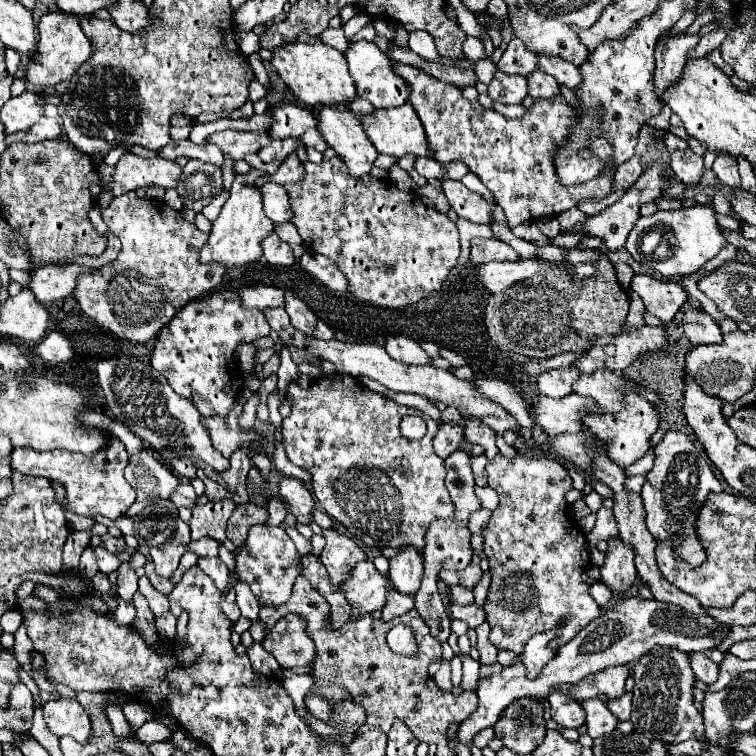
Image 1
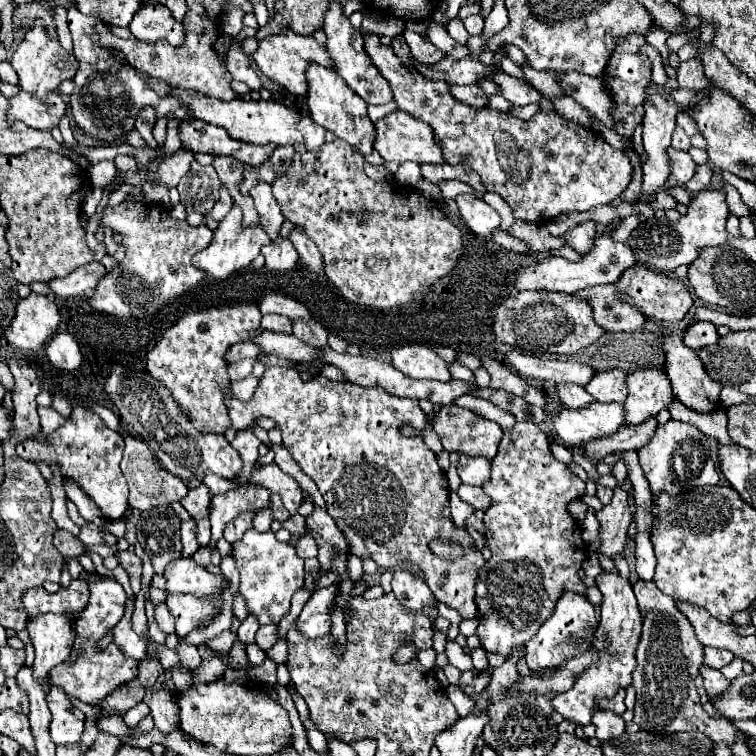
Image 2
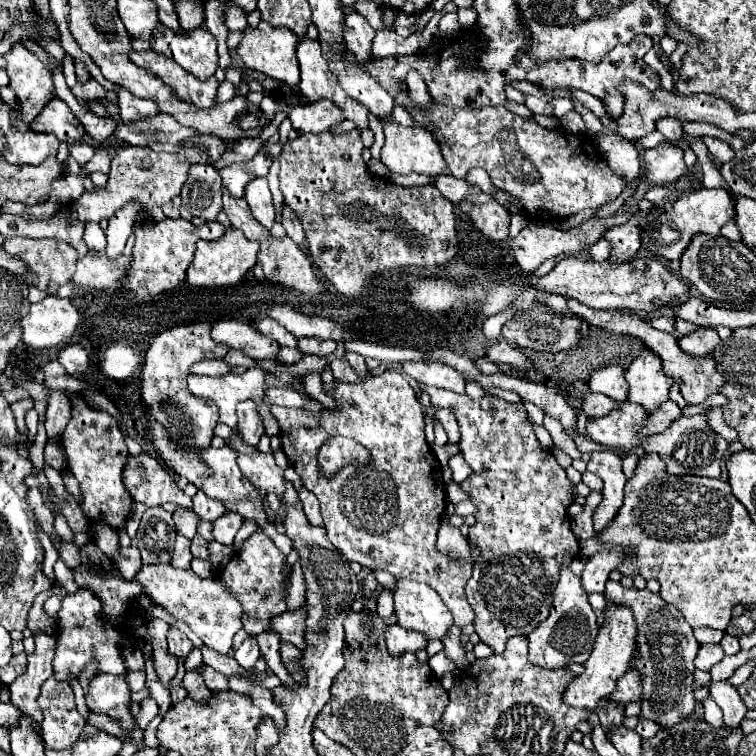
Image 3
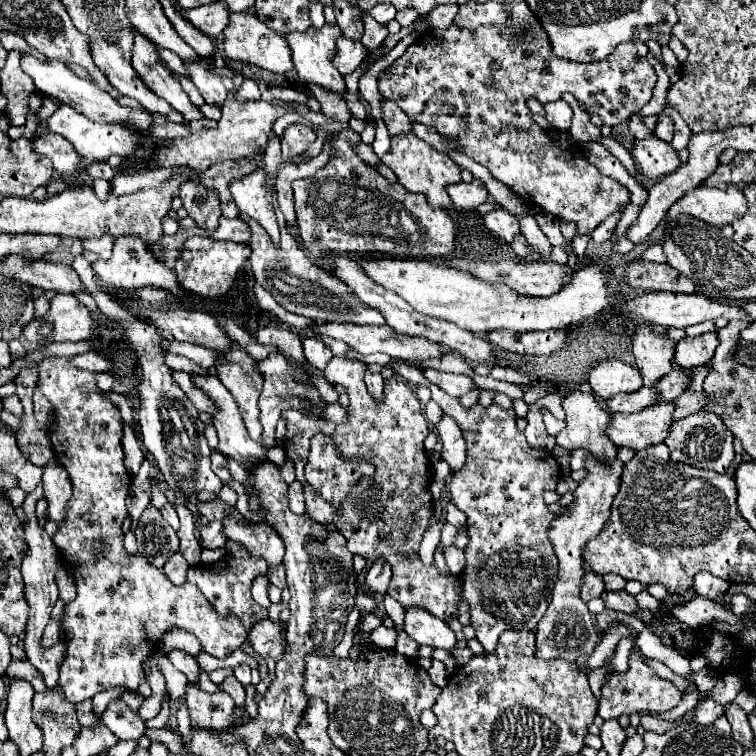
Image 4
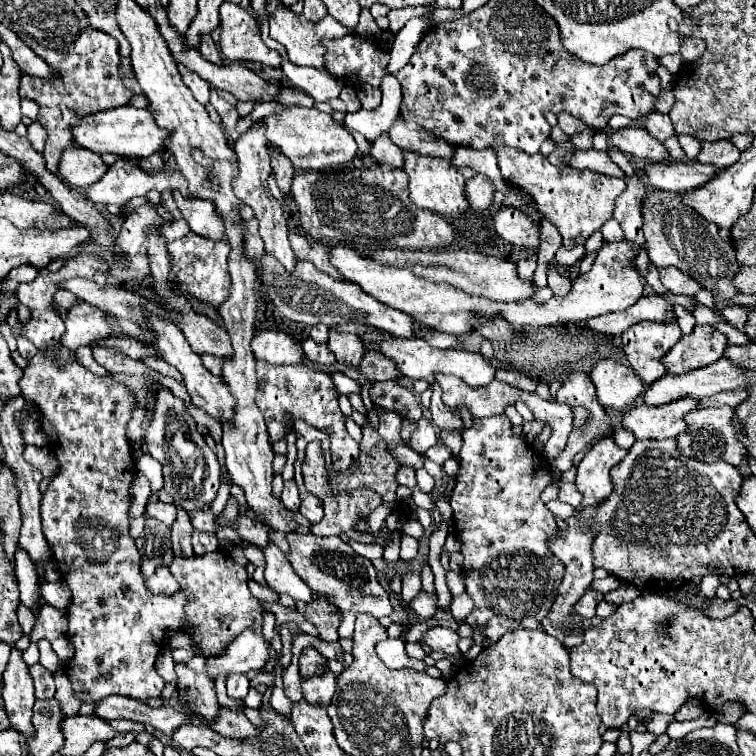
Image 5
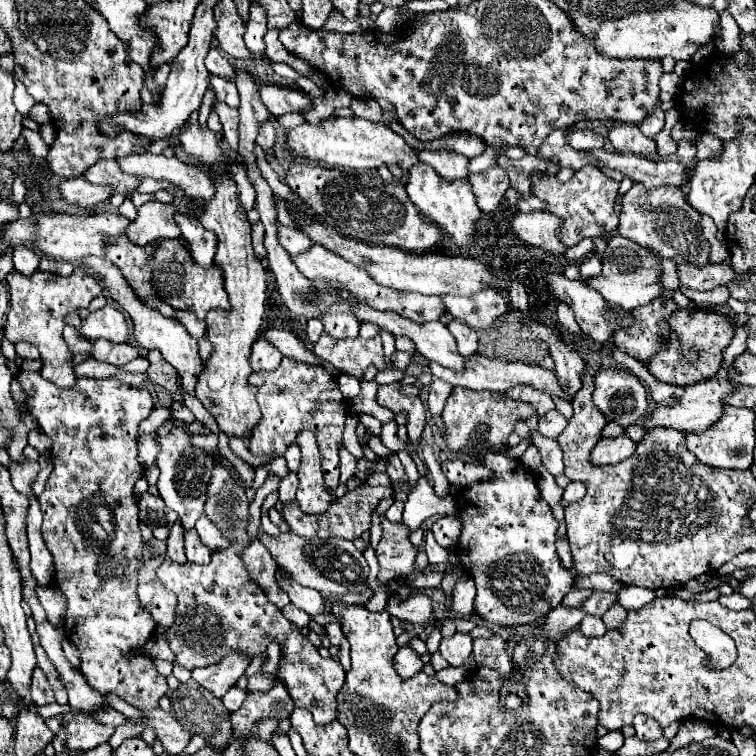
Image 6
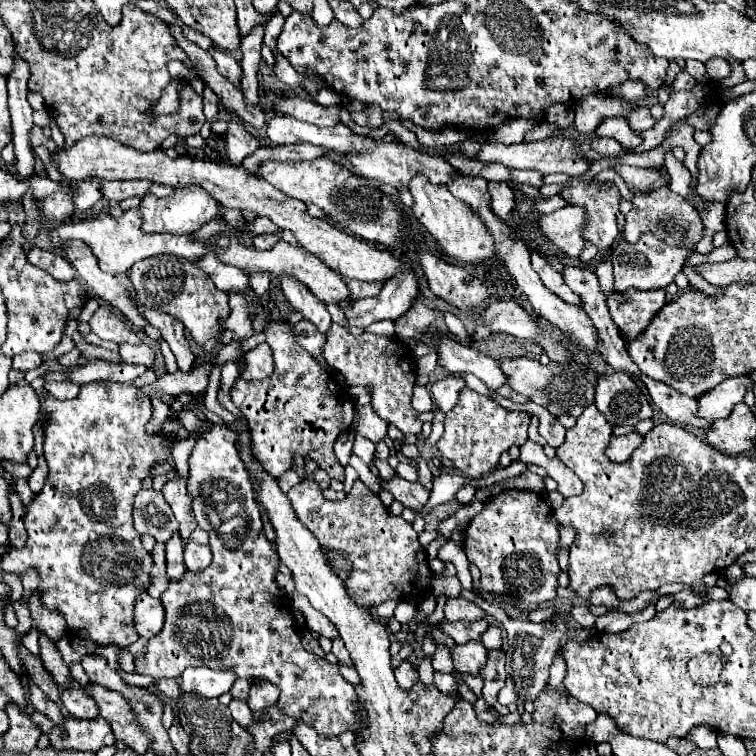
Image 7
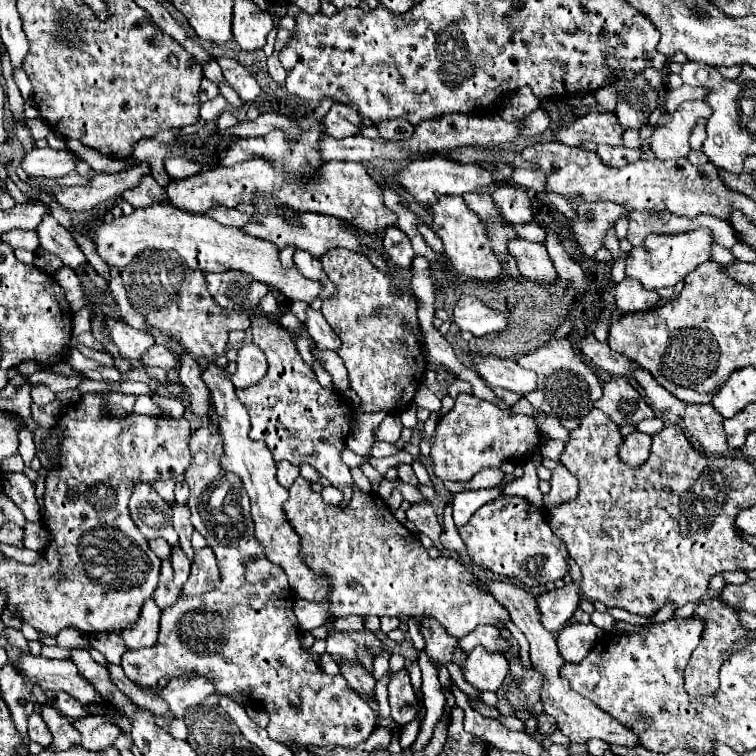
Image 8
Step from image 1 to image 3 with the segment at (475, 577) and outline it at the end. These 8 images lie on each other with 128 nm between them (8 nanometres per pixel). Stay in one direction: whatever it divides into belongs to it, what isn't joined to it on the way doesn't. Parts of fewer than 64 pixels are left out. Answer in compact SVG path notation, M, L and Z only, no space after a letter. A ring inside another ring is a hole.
M248 368L240 376L226 374L220 378L190 374L186 380L188 390L194 396L216 404L220 422L230 428L236 428L236 404L250 398L260 406L266 390L264 372L260 372L258 368ZM386 370L370 380L360 380L354 384L340 382L336 386L336 410L324 410L322 414L314 416L306 410L298 408L282 408L282 406L272 406L272 414L280 424L282 432L282 450L288 456L290 464L298 472L302 484L318 498L320 502L320 512L324 520L324 528L328 534L328 540L342 552L342 556L348 562L358 562L364 568L370 570L384 570L392 574L396 580L408 578L416 582L424 582L430 588L438 592L446 608L454 616L456 626L472 624L474 610L470 608L464 586L472 574L472 562L474 562L474 552L466 562L454 562L446 556L440 556L436 552L436 532L440 526L440 516L444 514L446 508L446 494L444 494L444 482L442 482L442 470L438 468L438 462L434 460L434 454L426 442L424 436L424 412L422 406L416 398L414 390L414 380L408 378L408 374L400 374L392 370ZM332 434L342 434L348 436L356 442L360 442L364 448L372 450L372 464L358 464L358 466L346 466L336 478L322 478L316 466L316 454L318 446L322 446L322 440L326 440Z

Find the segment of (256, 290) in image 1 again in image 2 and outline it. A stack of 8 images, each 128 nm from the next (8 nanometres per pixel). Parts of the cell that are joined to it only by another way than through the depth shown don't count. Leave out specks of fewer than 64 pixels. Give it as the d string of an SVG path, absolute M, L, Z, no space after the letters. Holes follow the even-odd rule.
M268 294L260 300L258 304L260 312L262 314L280 314L280 316L286 316L288 320L292 322L310 322L314 320L312 314L308 312L308 308L302 304L302 302L296 302L288 296L282 296L282 294Z

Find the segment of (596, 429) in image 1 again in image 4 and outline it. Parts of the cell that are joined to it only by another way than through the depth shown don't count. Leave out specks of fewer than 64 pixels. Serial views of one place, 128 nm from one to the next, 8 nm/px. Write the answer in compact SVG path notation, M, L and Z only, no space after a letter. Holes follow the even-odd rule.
M638 326L632 336L632 344L644 386L654 386L664 374L672 370L676 340L672 340L668 334L660 336L648 326Z

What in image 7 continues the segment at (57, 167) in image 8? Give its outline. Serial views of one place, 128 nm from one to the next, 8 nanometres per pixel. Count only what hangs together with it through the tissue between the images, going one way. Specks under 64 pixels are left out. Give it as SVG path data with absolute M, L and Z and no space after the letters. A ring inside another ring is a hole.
M88 136L70 148L54 150L52 160L58 166L58 172L66 180L72 180L72 182L96 176L102 180L146 178L152 182L170 184L174 188L180 188L186 184L198 184L204 190L208 190L220 202L222 208L252 210L258 216L268 216L274 222L274 226L278 226L280 230L290 230L300 248L308 250L310 254L316 254L320 260L324 260L326 266L342 272L346 278L356 278L356 280L366 280L366 282L376 282L376 280L384 282L404 266L390 252L380 250L374 244L368 244L344 230L338 230L336 226L324 220L312 218L300 200L282 194L274 186L268 186L268 182L264 182L262 178L250 176L244 168L238 170L236 166L222 166L216 162L204 162L204 160L192 160L192 158L172 160L164 150L136 152L130 146L124 146L106 136Z

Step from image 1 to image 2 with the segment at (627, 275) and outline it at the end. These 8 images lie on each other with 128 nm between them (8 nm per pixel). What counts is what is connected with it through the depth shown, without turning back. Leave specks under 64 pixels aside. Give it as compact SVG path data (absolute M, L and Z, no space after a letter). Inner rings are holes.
M610 234L600 236L596 240L594 250L584 256L580 262L570 262L566 258L544 258L540 262L536 262L536 266L520 266L516 272L516 280L512 282L512 286L516 290L548 290L548 292L576 292L588 286L596 286L596 284L612 284L616 282L616 278L620 278L620 274L628 268L636 264L636 256L634 250L624 244L624 242L614 242Z

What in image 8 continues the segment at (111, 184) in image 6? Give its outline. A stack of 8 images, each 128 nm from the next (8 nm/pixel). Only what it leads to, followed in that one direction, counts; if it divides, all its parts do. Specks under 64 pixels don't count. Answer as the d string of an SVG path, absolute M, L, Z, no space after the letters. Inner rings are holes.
M144 176L134 190L122 192L122 198L126 202L130 202L134 208L146 208L152 202L158 202L158 204L166 204L168 202L166 190L156 180L152 180L150 176Z

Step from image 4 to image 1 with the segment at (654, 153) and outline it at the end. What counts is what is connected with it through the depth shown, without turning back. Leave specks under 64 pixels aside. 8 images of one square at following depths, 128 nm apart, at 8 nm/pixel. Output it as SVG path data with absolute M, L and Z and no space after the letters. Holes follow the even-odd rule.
M678 150L670 156L670 168L674 176L686 186L694 186L702 178L704 158L696 156L692 150Z

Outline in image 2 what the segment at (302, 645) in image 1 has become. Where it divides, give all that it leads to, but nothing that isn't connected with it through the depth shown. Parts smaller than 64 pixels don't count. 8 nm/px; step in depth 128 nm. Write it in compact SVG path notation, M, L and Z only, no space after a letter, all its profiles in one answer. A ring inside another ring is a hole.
M278 640L270 650L266 650L266 656L276 664L286 662L286 640Z

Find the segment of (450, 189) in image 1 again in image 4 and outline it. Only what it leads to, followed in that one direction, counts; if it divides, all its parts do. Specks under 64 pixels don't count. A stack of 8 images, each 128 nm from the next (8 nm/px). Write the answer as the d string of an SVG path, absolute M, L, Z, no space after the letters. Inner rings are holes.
M494 210L494 212L484 214L484 224L492 234L500 236L508 244L512 244L514 238L520 234L518 218L510 214L508 210Z

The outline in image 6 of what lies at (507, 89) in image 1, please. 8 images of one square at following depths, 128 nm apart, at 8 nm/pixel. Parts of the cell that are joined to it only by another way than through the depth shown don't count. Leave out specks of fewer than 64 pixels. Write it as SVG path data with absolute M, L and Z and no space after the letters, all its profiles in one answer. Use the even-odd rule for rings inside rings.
M578 130L578 132L570 132L566 134L568 144L576 146L578 150L586 150L586 148L602 148L604 146L604 136L594 132L594 130Z

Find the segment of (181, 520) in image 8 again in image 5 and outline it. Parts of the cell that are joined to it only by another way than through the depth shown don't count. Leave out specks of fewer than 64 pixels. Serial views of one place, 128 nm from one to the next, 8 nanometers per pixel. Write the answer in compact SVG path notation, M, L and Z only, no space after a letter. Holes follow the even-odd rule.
M160 384L152 420L144 430L144 442L148 452L164 468L164 490L174 498L174 506L186 510L190 516L194 510L208 510L220 486L220 466L216 454L208 448L204 436L198 432L184 402L174 398L170 390Z

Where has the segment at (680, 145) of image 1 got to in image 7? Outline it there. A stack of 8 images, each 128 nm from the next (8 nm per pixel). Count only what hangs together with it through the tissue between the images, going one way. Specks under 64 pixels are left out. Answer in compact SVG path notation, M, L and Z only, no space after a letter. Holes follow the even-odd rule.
M634 106L628 110L626 114L626 120L628 120L628 126L634 130L634 132L644 132L648 128L654 126L654 118L650 116L650 110L646 106Z

